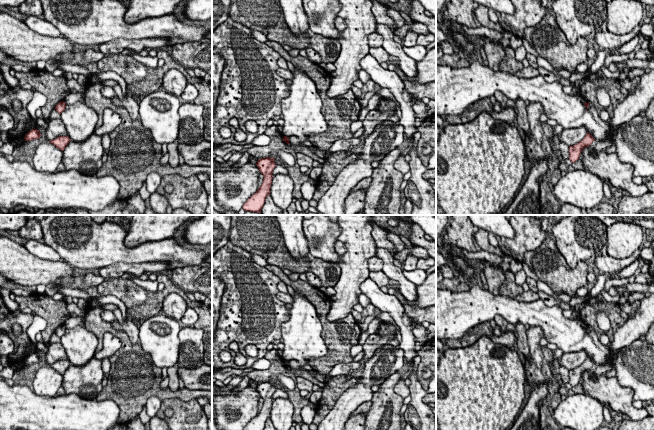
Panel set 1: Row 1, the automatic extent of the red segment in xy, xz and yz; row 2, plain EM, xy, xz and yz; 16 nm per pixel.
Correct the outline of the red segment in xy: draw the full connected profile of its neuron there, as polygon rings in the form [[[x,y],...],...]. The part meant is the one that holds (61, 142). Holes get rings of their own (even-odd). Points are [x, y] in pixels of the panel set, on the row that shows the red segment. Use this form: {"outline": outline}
{"outline": [[[59,136],[53,140],[50,140],[49,142],[55,145],[61,151],[64,151],[65,147],[68,145],[70,141],[71,139],[69,138],[69,136]]]}

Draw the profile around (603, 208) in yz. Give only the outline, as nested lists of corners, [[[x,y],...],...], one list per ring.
[[[601,202],[593,208],[586,209],[589,215],[612,215],[613,206],[611,203]]]

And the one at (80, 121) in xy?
[[[76,102],[66,105],[60,114],[68,136],[72,141],[85,141],[96,129],[98,115],[86,103]]]

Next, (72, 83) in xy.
[[[67,79],[67,85],[70,89],[75,89],[77,92],[84,93],[86,90],[86,86],[79,85],[77,80],[75,79]]]

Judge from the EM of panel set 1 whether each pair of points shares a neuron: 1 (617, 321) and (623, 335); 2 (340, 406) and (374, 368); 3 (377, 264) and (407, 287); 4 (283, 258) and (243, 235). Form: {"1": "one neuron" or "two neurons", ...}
{"1": "two neurons", "2": "one neuron", "3": "two neurons", "4": "one neuron"}

